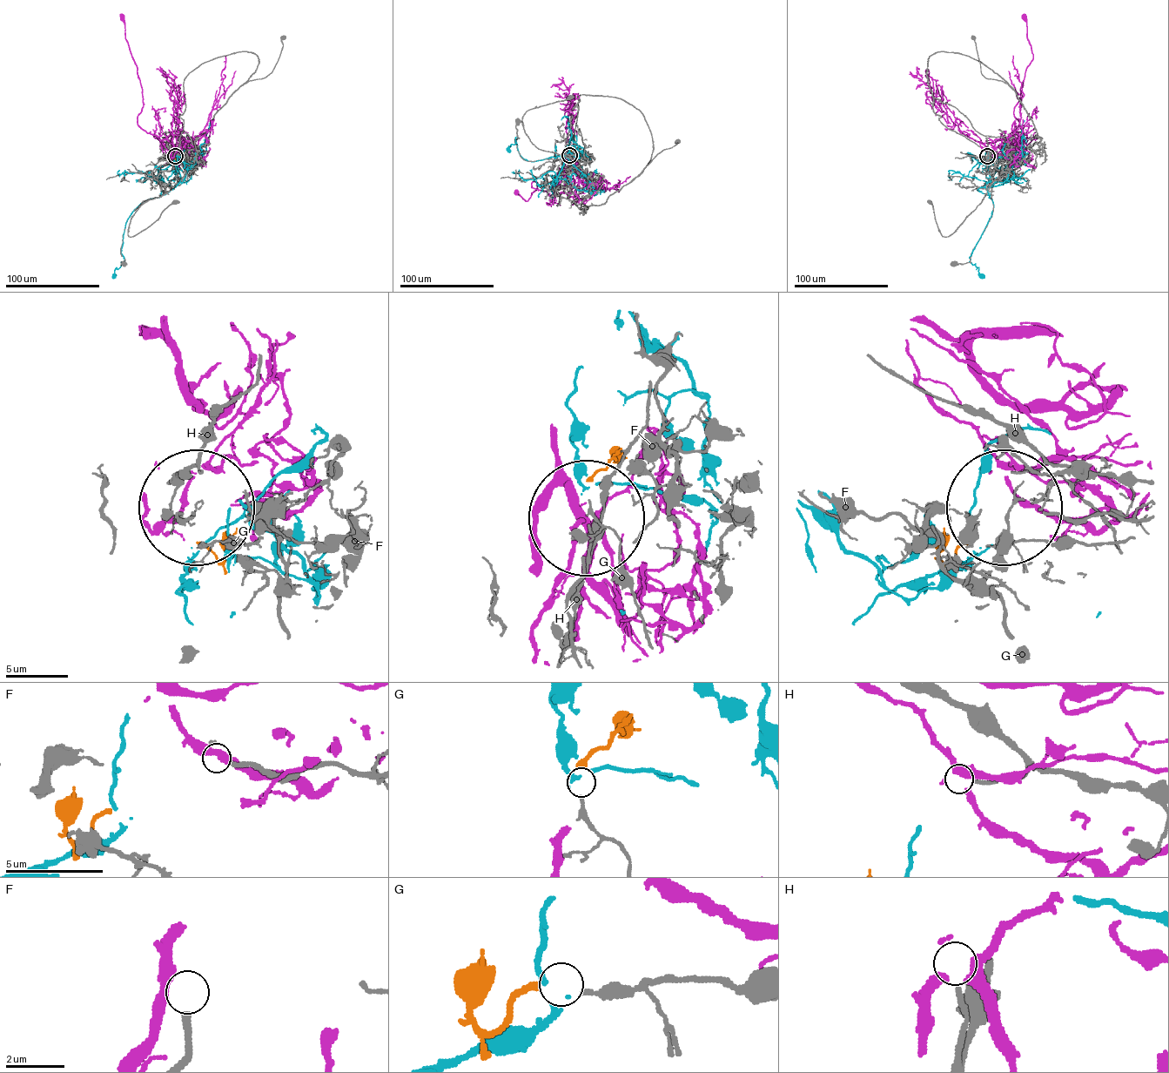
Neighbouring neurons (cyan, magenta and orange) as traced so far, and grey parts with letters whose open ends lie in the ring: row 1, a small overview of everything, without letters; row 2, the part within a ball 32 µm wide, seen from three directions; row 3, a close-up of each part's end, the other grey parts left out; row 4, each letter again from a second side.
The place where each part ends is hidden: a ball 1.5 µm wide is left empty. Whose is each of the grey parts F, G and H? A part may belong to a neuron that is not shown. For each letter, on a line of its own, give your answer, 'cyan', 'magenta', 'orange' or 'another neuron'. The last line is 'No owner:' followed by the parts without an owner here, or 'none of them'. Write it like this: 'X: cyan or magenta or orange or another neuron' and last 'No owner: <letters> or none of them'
F: another neuron
G: orange
H: another neuron
No owner: F, H

